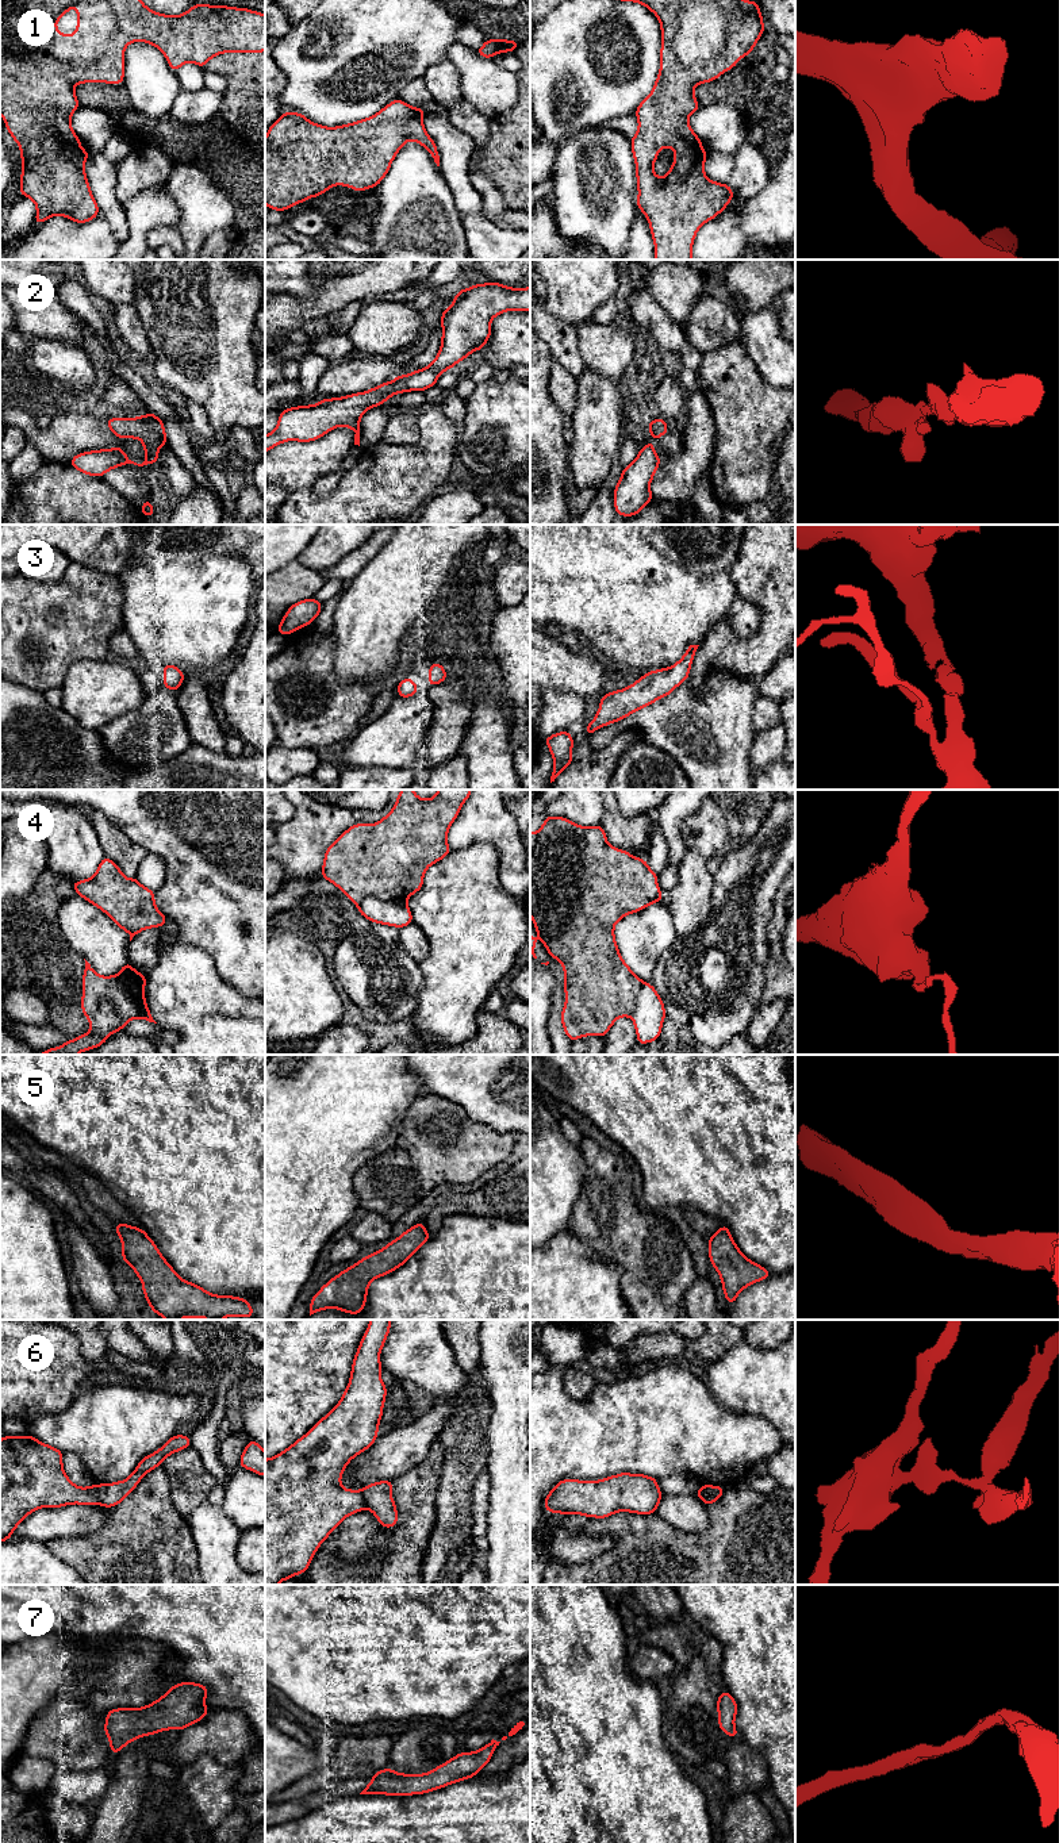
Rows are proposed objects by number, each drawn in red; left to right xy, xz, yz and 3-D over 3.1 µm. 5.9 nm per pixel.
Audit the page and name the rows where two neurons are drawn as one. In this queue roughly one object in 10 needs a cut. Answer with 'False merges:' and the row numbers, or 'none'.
False merges: 4, 6

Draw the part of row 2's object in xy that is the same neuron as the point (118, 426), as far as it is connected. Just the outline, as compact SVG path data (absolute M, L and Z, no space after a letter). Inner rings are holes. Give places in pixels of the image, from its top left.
M147 412L137 418L108 418L107 426L119 439L141 439L146 454L145 461L142 464L131 461L123 448L118 446L76 454L70 461L74 469L89 476L101 477L105 472L126 464L143 466L153 462L158 465L158 450L162 445L168 445L168 441L164 422L157 415Z

